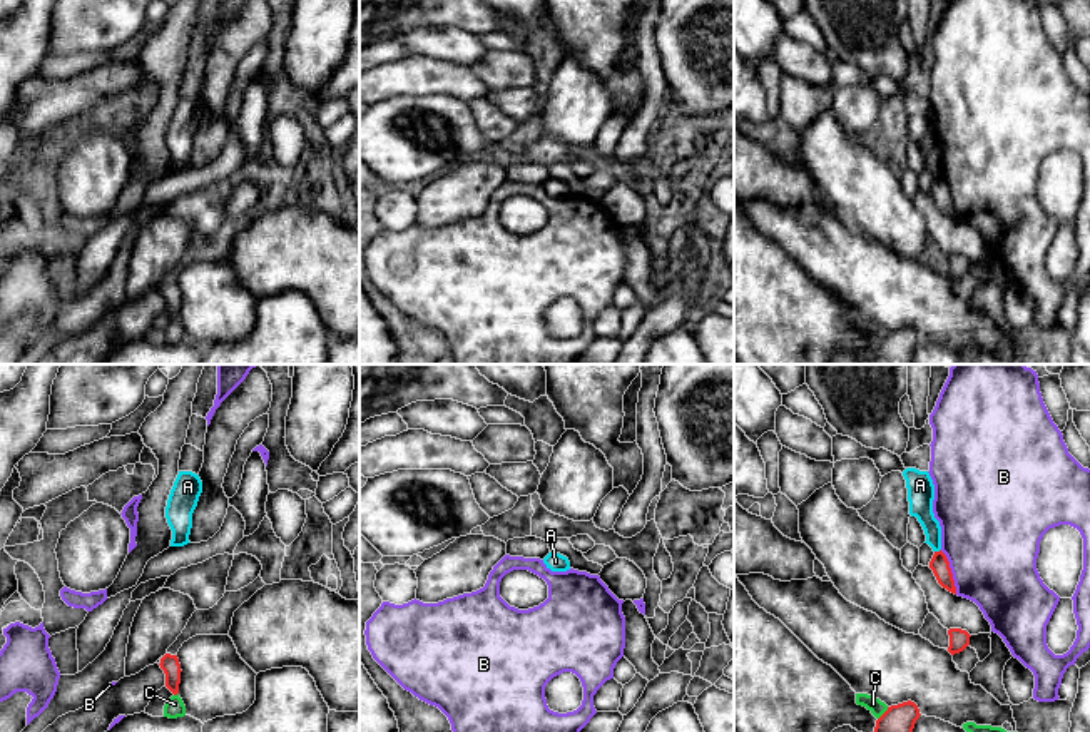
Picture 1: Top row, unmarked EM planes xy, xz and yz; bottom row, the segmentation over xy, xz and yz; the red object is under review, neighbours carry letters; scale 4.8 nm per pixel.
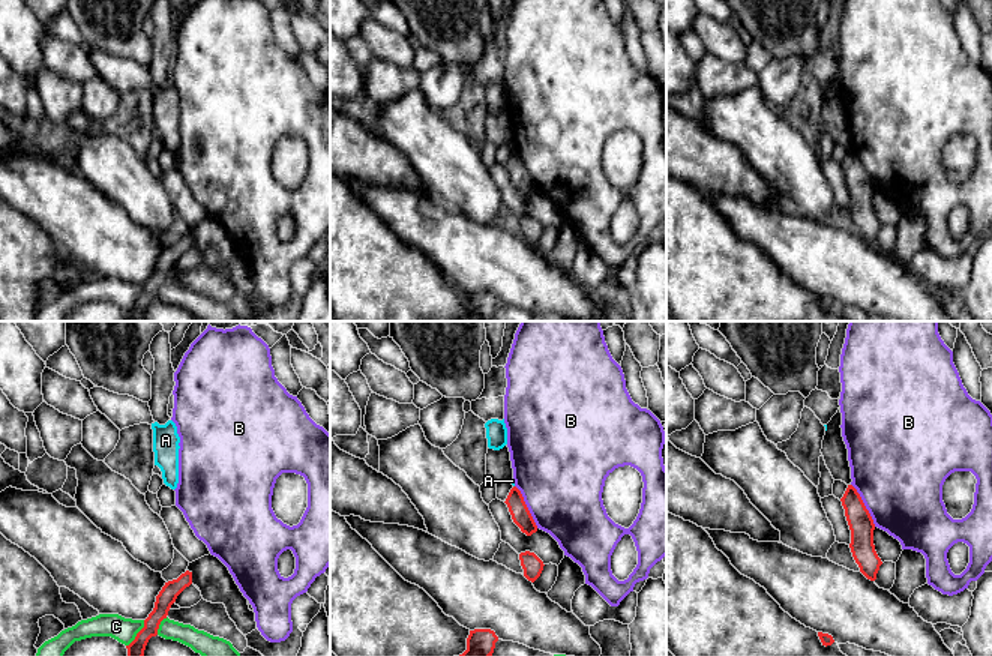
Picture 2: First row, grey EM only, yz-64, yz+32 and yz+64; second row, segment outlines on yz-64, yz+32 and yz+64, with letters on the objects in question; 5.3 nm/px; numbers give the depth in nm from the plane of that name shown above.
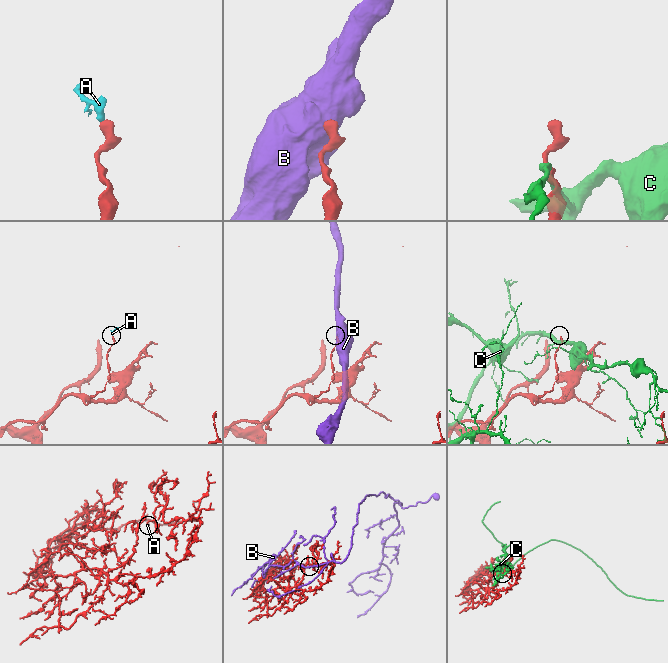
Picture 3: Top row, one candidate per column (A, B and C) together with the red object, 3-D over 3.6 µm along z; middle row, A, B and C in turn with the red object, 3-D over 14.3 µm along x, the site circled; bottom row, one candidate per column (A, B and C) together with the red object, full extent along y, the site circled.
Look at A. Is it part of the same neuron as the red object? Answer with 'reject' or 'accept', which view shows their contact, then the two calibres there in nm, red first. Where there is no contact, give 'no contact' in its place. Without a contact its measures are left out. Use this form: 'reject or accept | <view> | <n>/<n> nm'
reject | yz | 90/110 nm

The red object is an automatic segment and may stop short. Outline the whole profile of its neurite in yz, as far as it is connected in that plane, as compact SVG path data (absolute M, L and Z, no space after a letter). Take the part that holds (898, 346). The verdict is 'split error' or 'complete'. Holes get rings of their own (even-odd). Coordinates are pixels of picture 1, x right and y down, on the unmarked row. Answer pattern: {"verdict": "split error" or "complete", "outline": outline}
{"verdict": "complete", "outline": "M908 326L888 333L888 336L876 346L874 358L866 364L911 364L919 334L914 328Z"}

